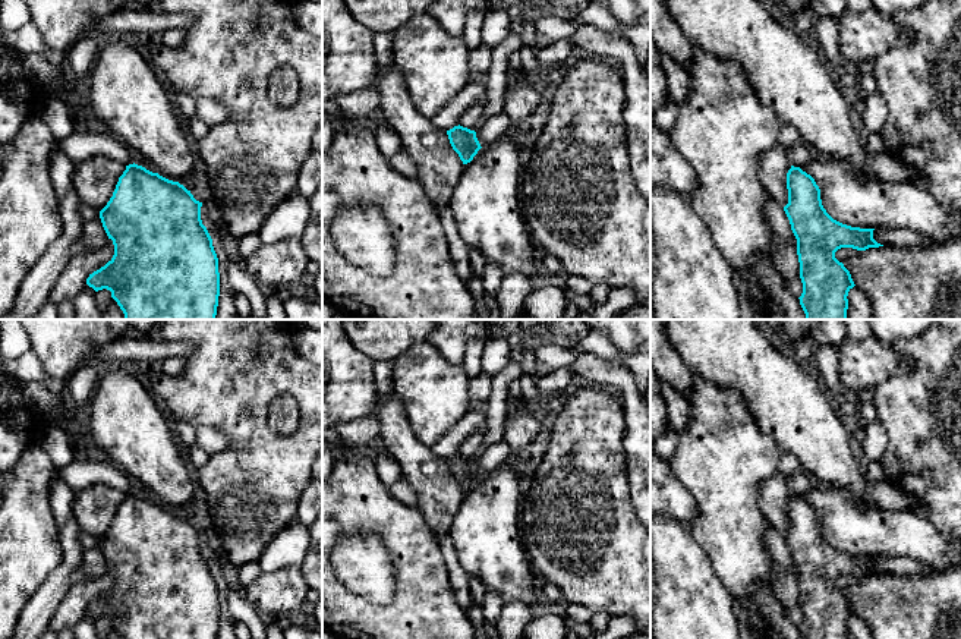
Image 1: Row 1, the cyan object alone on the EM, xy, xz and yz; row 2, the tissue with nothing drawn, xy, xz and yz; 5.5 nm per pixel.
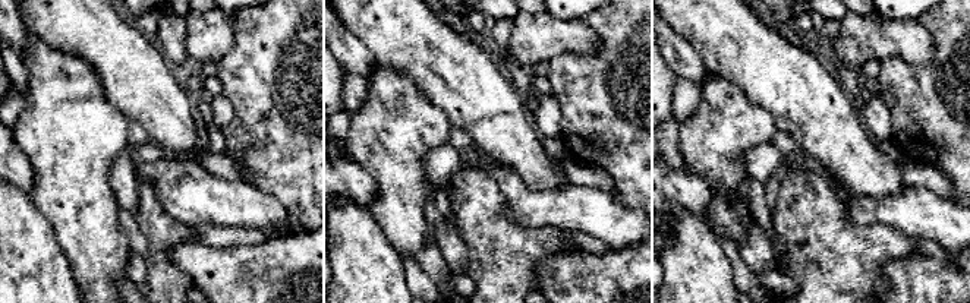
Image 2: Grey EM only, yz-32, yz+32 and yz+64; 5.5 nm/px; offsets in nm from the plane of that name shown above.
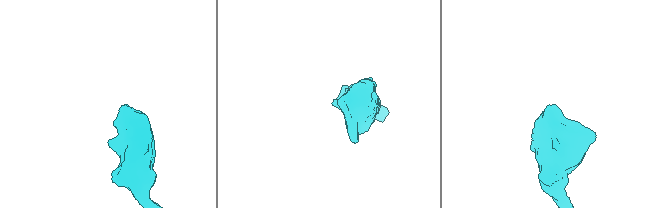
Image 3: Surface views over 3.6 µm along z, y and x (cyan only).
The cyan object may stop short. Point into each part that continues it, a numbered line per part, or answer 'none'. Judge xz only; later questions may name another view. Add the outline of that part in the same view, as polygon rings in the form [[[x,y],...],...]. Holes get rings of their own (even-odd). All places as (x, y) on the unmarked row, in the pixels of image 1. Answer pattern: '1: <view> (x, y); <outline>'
none

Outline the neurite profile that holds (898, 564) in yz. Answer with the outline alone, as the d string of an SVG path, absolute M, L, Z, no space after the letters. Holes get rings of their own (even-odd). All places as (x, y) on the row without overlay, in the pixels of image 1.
M876 555L873 558L873 567L883 575L889 573L919 576L929 572L929 567L926 564L907 555Z

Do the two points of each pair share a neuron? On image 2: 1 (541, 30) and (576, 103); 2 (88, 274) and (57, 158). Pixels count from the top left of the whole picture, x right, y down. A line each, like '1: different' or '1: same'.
1: different
2: same

